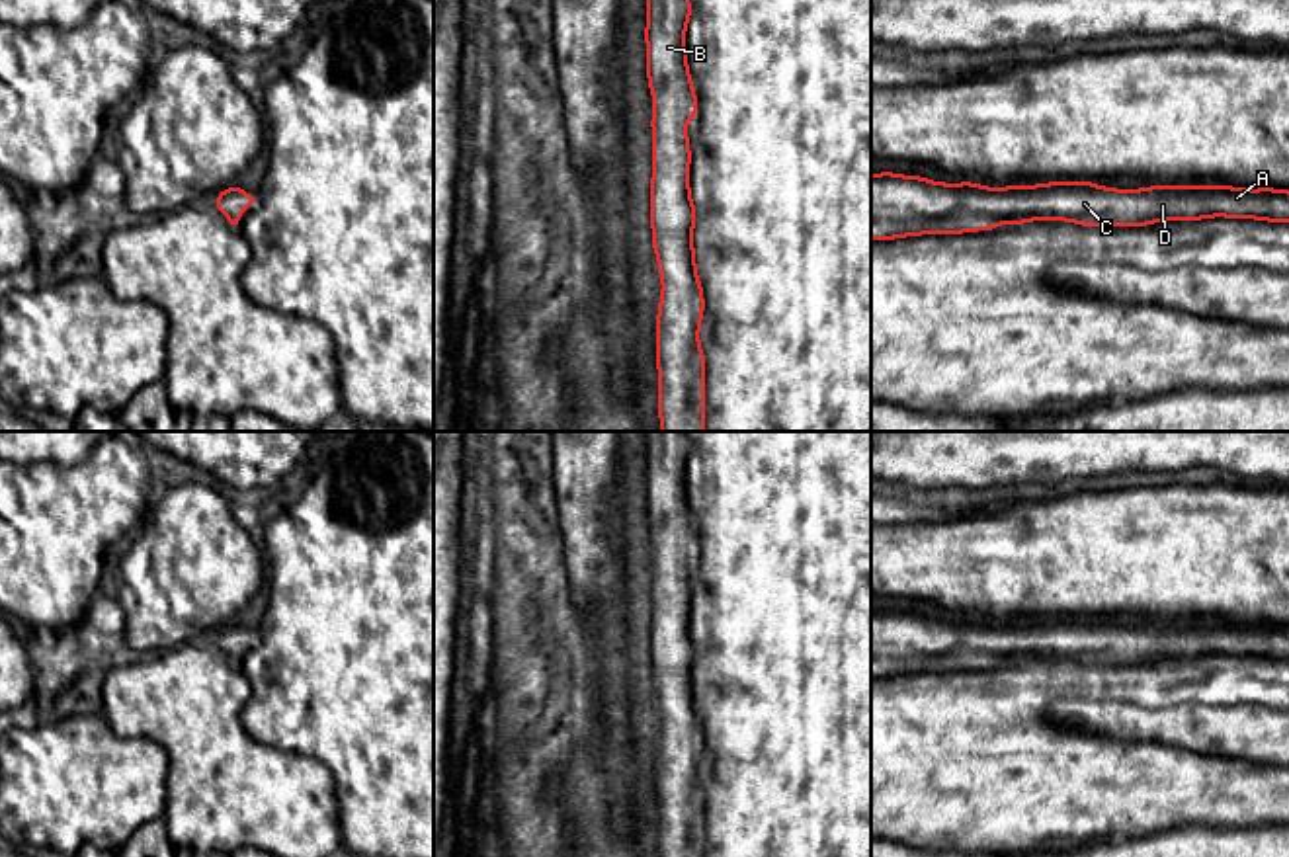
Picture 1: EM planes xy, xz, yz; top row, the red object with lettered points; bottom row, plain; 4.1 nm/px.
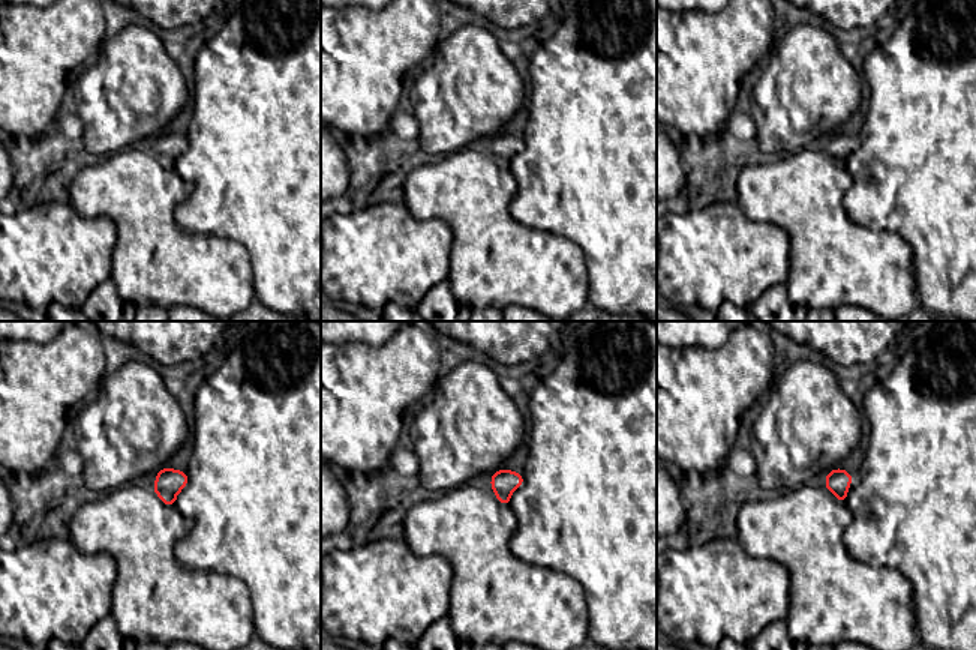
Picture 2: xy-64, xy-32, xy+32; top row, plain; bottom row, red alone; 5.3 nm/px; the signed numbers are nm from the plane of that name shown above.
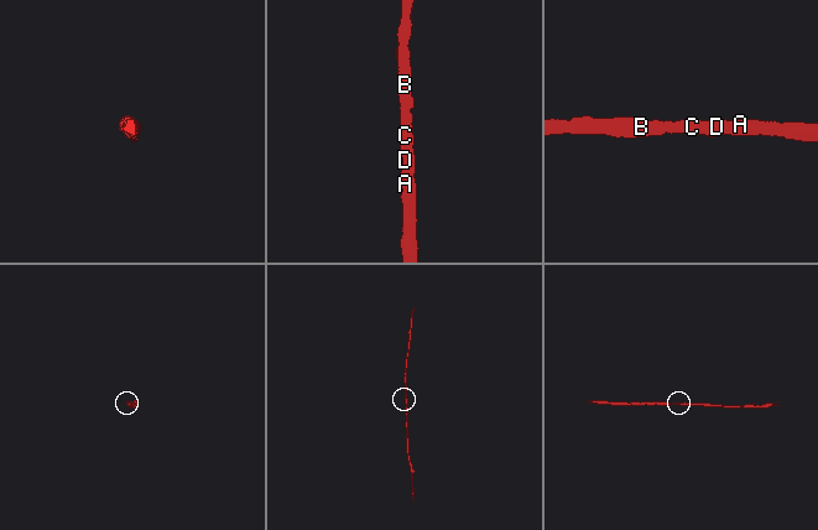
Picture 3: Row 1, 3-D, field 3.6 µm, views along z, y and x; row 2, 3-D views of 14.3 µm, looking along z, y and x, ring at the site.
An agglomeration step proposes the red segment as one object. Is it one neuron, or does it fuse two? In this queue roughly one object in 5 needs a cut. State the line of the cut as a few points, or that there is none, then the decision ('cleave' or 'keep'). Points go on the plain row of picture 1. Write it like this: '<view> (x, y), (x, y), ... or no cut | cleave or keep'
no cut | keep

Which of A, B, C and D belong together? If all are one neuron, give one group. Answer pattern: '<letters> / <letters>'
A B C D

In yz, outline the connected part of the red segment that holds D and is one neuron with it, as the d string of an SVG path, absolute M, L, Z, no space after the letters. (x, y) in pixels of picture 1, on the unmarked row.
M893 609L871 611L871 677L992 668L1000 660L1070 658L1084 664L1143 664L1209 654L1289 660L1289 629L1225 623L1111 627L1092 619L1031 625L939 621Z

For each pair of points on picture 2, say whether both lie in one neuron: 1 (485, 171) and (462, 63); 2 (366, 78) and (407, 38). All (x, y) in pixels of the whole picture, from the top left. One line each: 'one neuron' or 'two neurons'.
1: two neurons
2: one neuron

